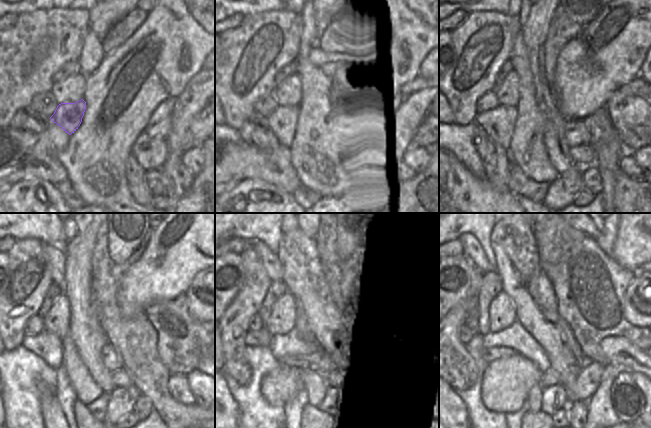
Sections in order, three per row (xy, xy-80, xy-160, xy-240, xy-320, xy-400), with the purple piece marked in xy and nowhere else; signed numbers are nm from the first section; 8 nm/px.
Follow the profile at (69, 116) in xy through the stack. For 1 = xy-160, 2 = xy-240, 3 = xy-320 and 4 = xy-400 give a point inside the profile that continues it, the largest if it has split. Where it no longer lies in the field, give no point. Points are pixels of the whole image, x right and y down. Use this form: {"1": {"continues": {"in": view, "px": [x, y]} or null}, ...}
{"1": {"continues": {"in": "xy-160", "px": [498, 123]}}, "2": {"continues": {"in": "xy-240", "px": [48, 346]}}, "3": {"continues": {"in": "xy-320", "px": [262, 338]}}, "4": {"continues": {"in": "xy-400", "px": [466, 334]}}}

